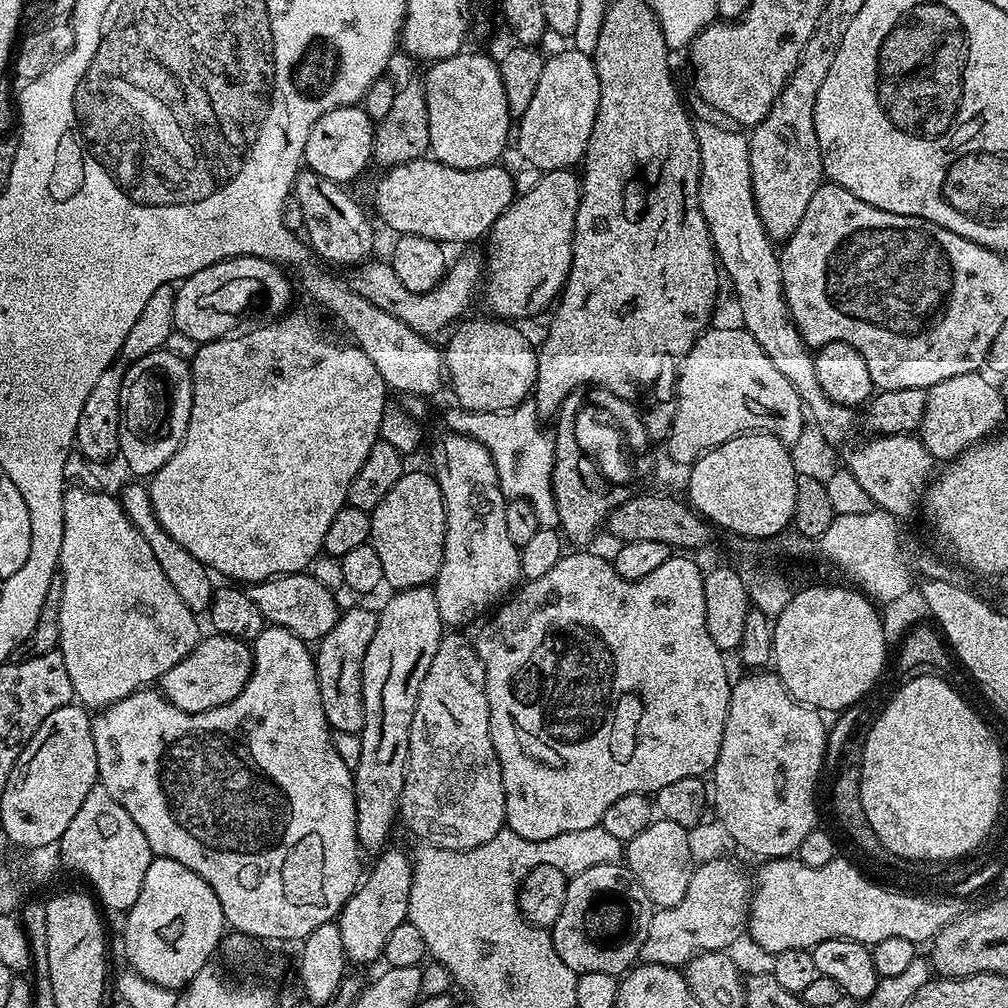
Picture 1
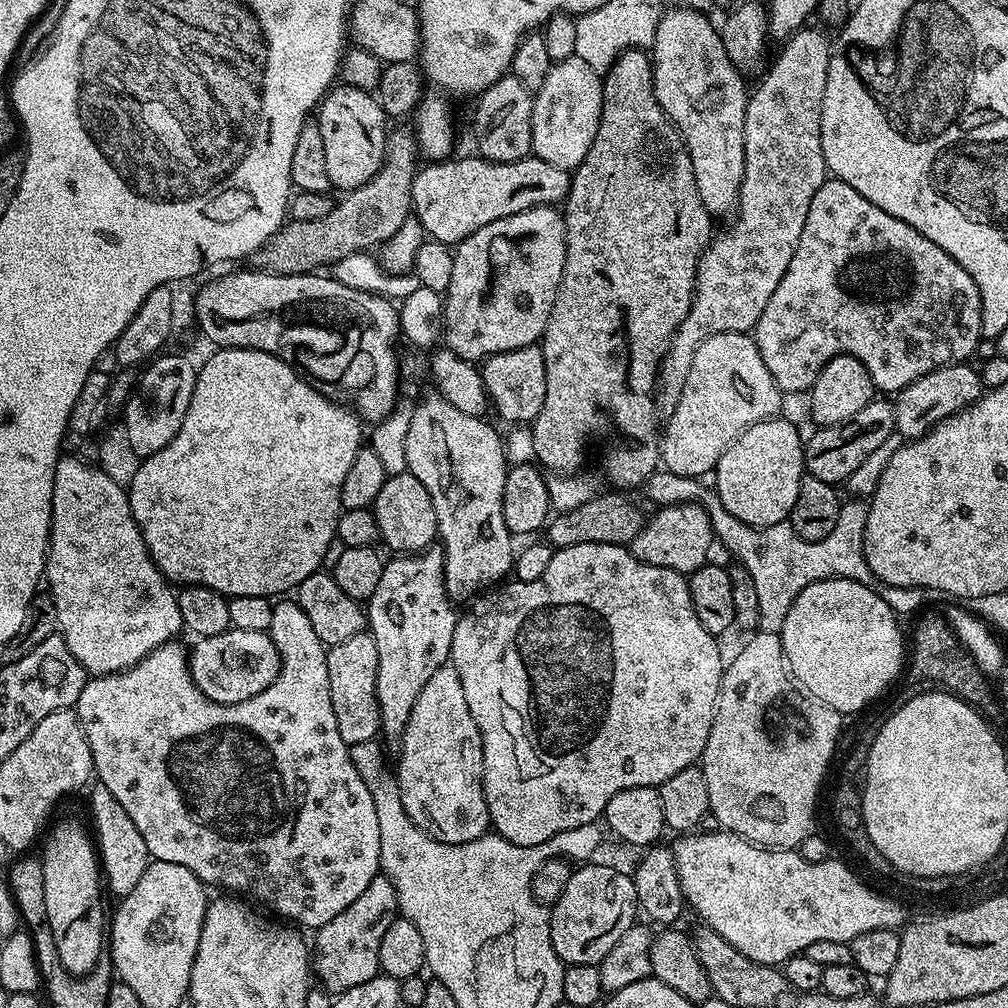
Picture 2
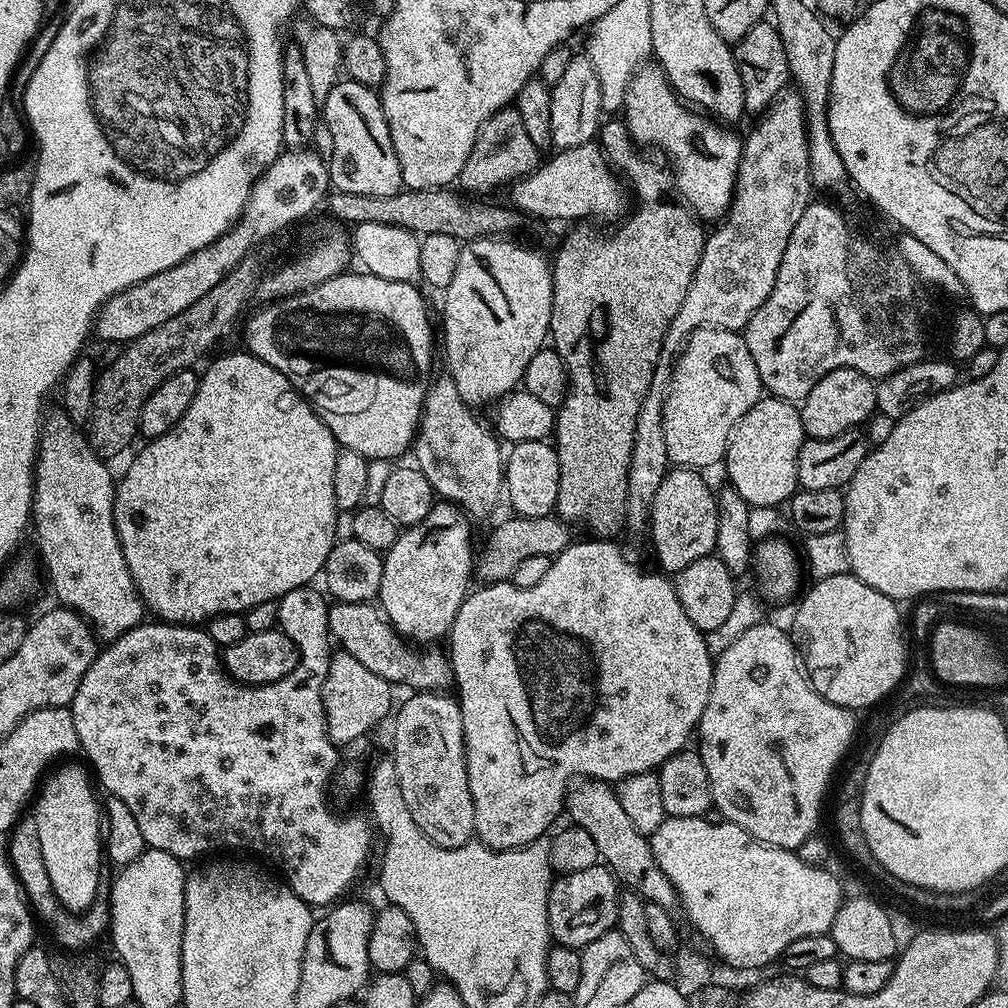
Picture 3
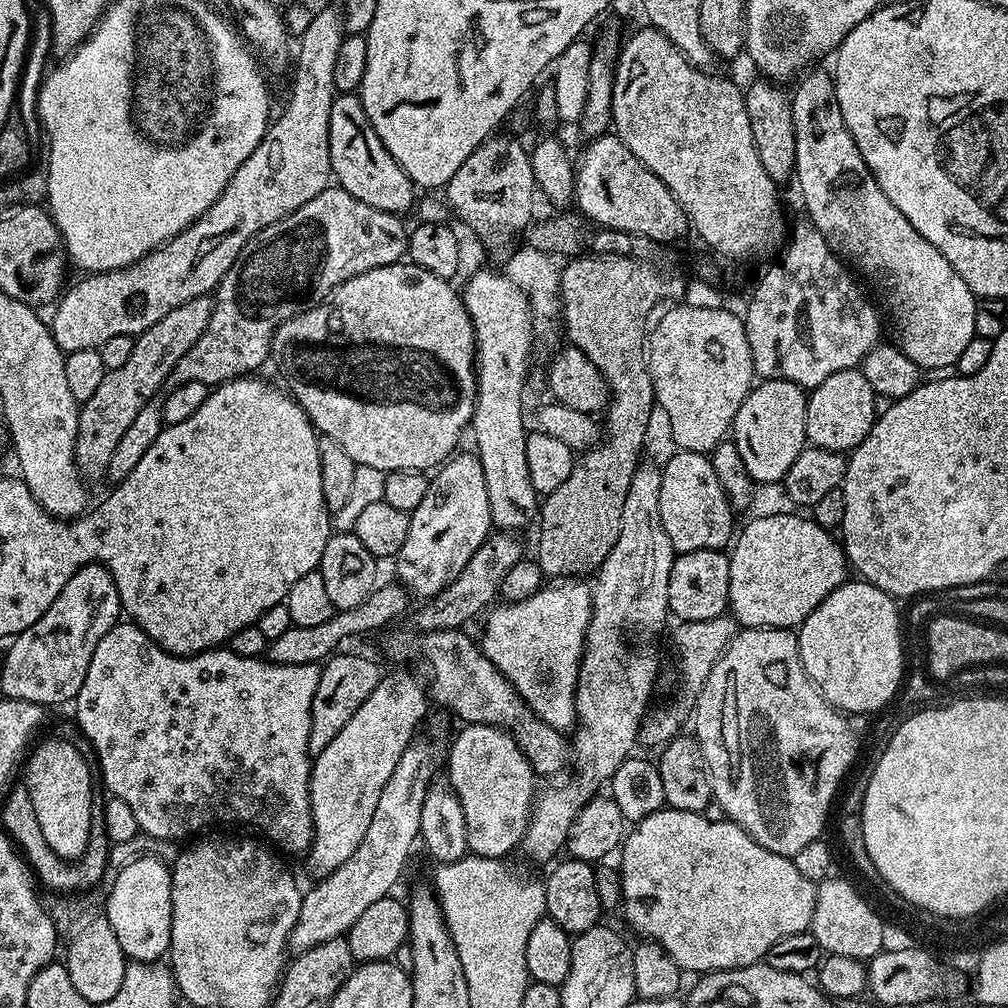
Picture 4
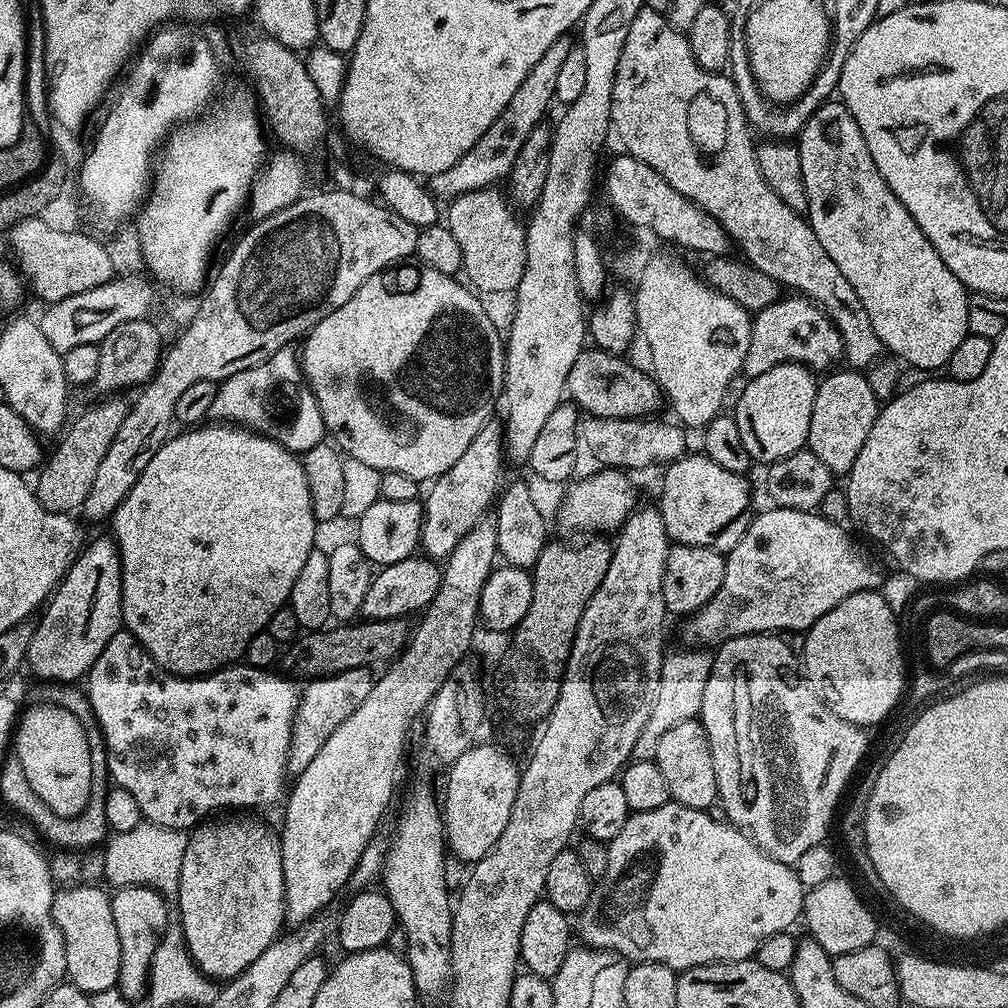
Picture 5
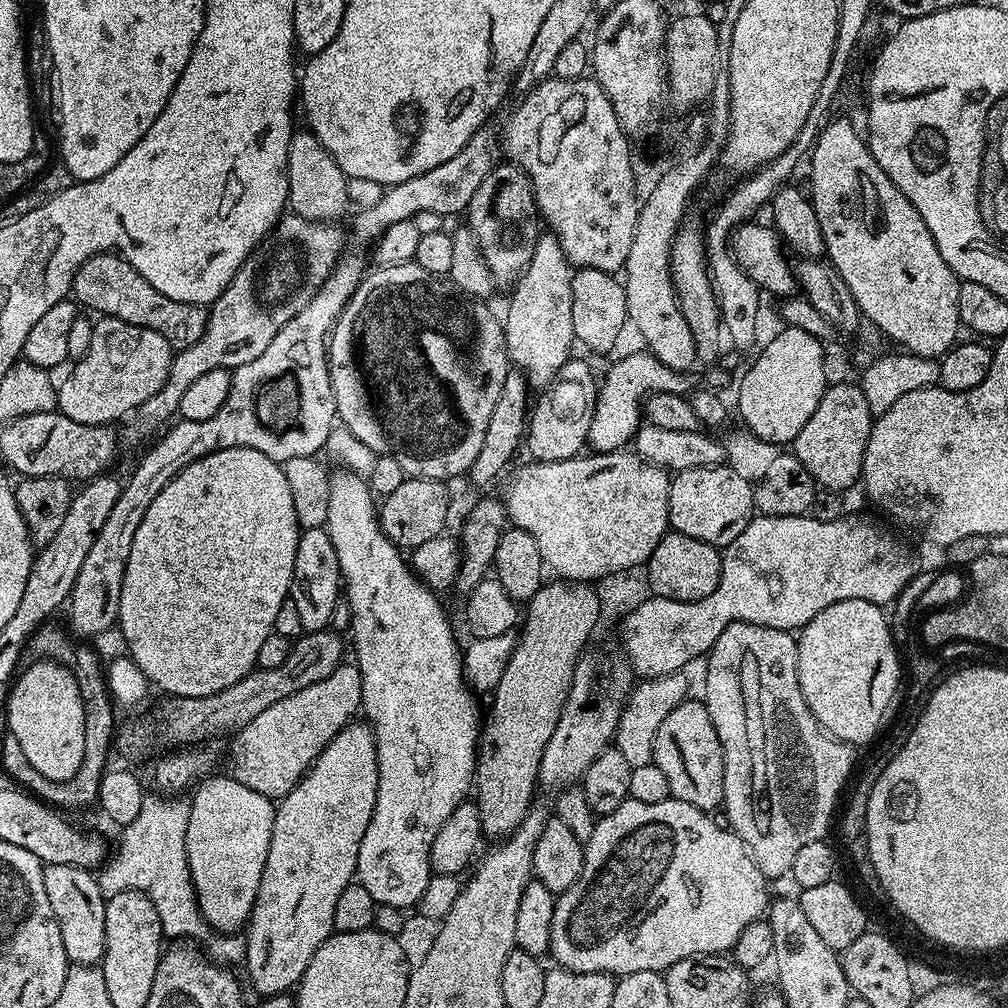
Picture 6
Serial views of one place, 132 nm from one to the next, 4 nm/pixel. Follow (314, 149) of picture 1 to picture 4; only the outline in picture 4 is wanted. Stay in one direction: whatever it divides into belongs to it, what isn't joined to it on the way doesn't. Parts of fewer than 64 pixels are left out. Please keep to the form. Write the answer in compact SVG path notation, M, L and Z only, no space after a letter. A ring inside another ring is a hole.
M337 95L330 110L328 141L335 183L354 194L358 202L366 202L366 206L397 214L404 214L412 203L412 207L417 203L418 192L412 179L400 169L396 159L386 150L386 146L382 146L382 138L378 138L378 134L370 126L370 118L366 118L366 110L359 95Z

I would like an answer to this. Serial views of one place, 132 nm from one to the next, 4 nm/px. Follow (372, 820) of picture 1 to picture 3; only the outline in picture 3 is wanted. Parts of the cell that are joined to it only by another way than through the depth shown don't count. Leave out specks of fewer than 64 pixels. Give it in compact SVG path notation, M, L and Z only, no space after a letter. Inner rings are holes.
M433 503L430 514L426 514L422 522L407 525L394 546L390 546L387 552L383 553L378 607L394 631L413 645L428 646L433 642L443 641L470 591L468 579L473 579L474 576L474 548L472 552L472 528L468 522L470 523L469 517L455 504Z

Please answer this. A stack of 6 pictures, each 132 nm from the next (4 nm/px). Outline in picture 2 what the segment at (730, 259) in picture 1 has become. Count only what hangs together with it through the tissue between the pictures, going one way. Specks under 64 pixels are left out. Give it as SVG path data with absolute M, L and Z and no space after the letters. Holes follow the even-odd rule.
M675 7L665 12L658 22L654 42L650 49L652 62L652 93L658 106L671 118L672 125L680 131L690 162L694 166L694 182L698 186L698 198L713 217L719 218L733 211L740 199L742 174L744 173L744 123L750 95L744 89L745 77L730 62L726 46L722 46L717 25L704 17L705 13L690 8Z

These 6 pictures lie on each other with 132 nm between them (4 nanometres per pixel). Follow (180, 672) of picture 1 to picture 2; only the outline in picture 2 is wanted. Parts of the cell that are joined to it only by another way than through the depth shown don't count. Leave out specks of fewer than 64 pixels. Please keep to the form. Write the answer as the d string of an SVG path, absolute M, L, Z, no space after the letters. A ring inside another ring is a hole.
M229 626L222 634L202 636L195 643L196 645L190 648L186 656L188 669L194 686L198 686L198 690L202 690L205 698L213 700L215 704L246 702L246 698L254 698L254 694L262 694L262 690L273 684L280 673L280 651L276 648L275 639L268 632L238 630Z

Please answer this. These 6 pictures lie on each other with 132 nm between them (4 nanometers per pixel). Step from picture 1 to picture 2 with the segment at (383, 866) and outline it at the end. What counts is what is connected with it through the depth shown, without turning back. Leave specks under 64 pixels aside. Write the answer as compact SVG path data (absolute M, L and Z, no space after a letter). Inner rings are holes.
M377 874L370 882L370 886L366 886L366 890L362 890L362 894L358 898L354 898L354 902L350 902L350 906L346 906L346 910L342 910L342 914L338 914L338 918L330 918L330 922L326 922L315 933L316 948L314 944L314 976L321 980L323 987L329 993L339 994L350 990L351 987L359 986L362 982L368 982L380 972L380 963L378 962L378 946L382 946L382 934L386 934L386 930L390 926L392 920L397 919L398 909L396 907L396 891L394 886L383 874Z

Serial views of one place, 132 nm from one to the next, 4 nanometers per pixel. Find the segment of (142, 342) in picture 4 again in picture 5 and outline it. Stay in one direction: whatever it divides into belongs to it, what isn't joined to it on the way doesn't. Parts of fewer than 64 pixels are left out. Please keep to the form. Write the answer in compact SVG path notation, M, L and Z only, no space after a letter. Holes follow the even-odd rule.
M112 394L100 398L104 400L90 405L73 424L71 421L63 429L59 437L60 445L53 450L49 460L47 457L43 461L39 469L40 477L34 480L34 491L43 508L69 514L75 513L75 508L76 511L83 509L86 494L90 494L90 486L94 486L94 478L98 474L98 462L106 458L106 450L110 442L114 442L114 434L118 434L118 426L122 426L128 413L129 401L124 401L122 397L120 394Z

